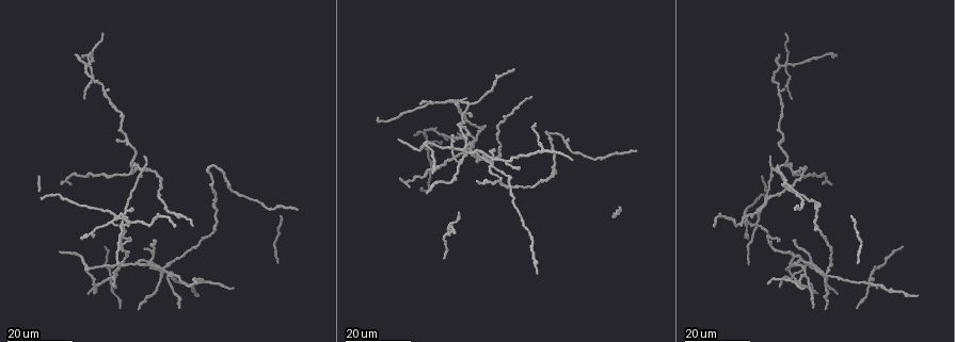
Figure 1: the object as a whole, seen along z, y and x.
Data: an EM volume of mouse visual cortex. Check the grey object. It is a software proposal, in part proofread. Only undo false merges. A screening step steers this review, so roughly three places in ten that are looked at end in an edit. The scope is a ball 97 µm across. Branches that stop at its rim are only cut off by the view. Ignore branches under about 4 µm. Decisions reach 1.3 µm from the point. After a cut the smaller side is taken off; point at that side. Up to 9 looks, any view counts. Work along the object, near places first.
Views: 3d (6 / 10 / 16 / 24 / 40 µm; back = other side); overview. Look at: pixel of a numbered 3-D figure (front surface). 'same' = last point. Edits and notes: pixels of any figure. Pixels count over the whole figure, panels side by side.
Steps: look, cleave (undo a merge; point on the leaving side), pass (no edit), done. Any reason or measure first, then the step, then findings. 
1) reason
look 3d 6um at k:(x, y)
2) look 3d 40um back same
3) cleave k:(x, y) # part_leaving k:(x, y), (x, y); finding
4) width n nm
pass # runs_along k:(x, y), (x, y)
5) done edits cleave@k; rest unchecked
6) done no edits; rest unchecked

a narrow waist
look 3d 16um at 1:(565, 144)

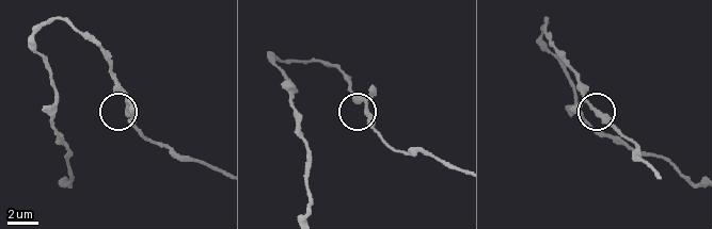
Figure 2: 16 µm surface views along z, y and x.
look 3d 10um at 2:(127, 105)

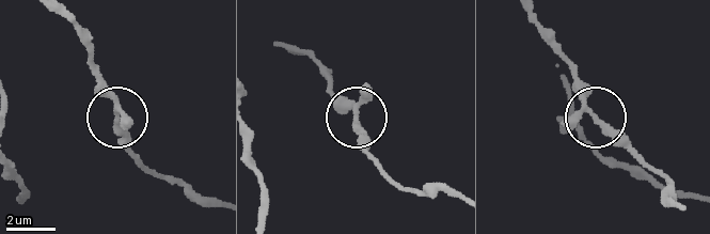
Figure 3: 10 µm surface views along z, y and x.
arms 3
pass # runs_along 3:(63, 15), (83, 45), (137, 166); continuous, no second neuron

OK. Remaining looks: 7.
three-way junction
look 3d 16um at 1:(443, 134)

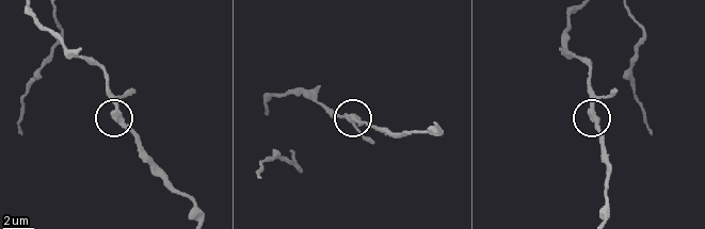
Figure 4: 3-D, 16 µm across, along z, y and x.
look 3d 10um at 4:(359, 123)

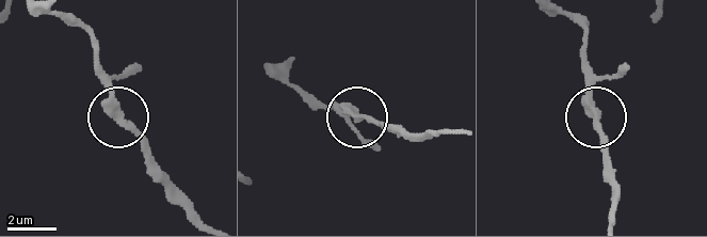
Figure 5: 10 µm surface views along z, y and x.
pass # runs_along 5:(199, 217), (119, 119), (99, 41); one neuron here

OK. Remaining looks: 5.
four or more arms meet
look 3d 24um at 1:(784, 64)

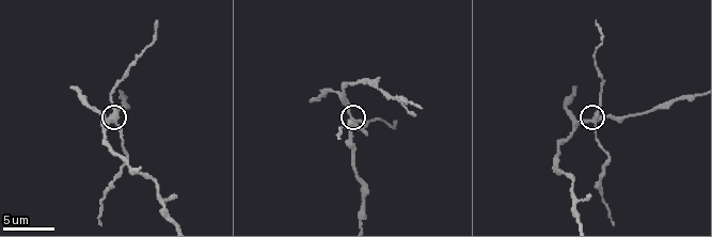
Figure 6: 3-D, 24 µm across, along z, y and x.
zoom in
look 3d 6um at 6:(114, 121)

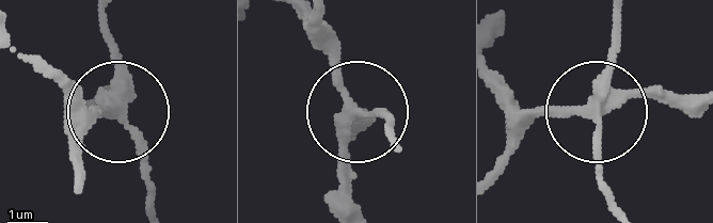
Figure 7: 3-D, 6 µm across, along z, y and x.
side_arm 13 um
cleave 7:(111, 41) # part_leaving 7:(124, 102), (147, 211); two neurons meet here

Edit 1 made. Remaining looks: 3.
look overview

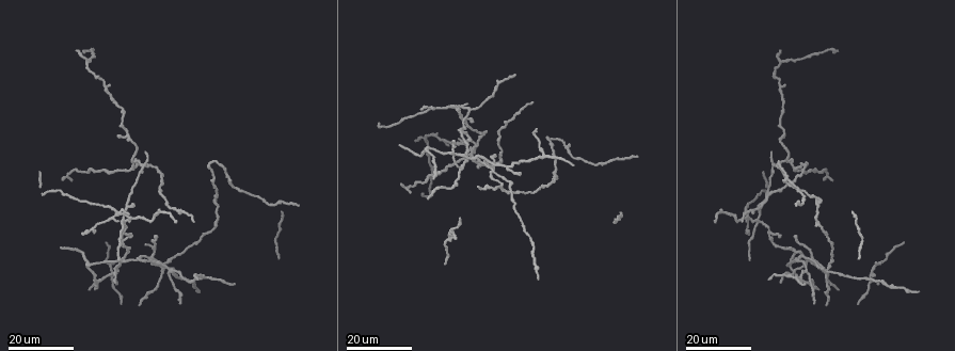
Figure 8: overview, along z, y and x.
arms part here
look 3d 16um at 8:(775, 165)

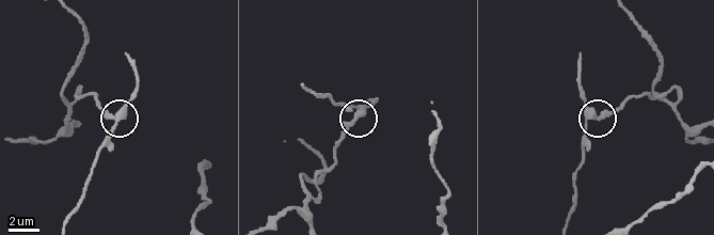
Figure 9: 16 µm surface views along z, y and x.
zoom in
look 3d 6um at 9:(360, 112)

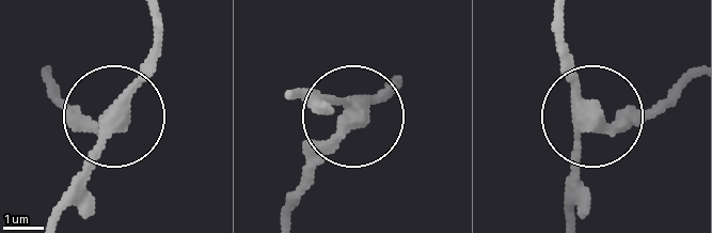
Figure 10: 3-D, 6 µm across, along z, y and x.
arms 3
cleave 10:(155, 65) # a second neuron is stuck on

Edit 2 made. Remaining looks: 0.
done edits cleave@7, cleave@10; rest unchecked

